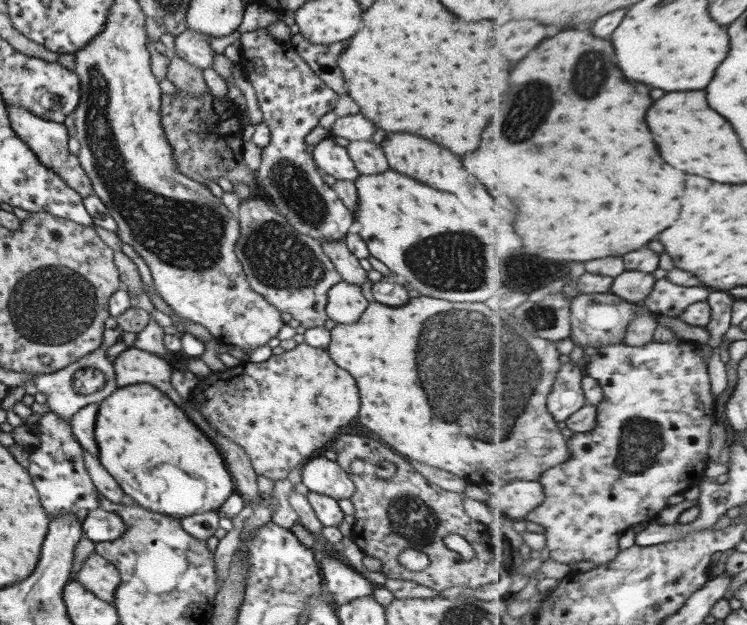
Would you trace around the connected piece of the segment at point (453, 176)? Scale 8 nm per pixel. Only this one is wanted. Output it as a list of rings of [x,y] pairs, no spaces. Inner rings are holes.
[[[389,132],[385,134],[385,140],[381,140],[381,150],[385,152],[385,158],[391,170],[401,172],[413,180],[421,180],[423,184],[429,184],[431,188],[437,188],[441,192],[455,192],[467,180],[467,172],[463,170],[459,158],[425,138],[419,138],[413,134]]]

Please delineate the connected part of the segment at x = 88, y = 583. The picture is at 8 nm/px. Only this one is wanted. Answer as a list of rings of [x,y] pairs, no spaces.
[[[95,551],[82,562],[75,578],[101,602],[113,604],[114,591],[120,583],[118,570]]]

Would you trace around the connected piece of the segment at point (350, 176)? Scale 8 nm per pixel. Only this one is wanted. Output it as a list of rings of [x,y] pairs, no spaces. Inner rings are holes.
[[[333,137],[320,140],[313,145],[312,159],[320,172],[333,176],[336,180],[354,181],[358,172],[346,153],[346,148],[339,146]]]

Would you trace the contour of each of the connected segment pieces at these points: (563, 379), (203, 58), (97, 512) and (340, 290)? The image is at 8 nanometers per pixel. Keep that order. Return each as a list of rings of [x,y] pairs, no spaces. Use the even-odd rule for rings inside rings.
[[[572,361],[562,364],[553,390],[549,393],[548,411],[552,412],[558,421],[567,420],[587,404],[582,387],[584,376],[578,366]]]
[[[186,28],[173,40],[174,50],[172,54],[201,70],[211,67],[215,53],[209,46],[209,37],[206,34]]]
[[[91,509],[82,520],[82,532],[93,543],[115,540],[128,528],[116,513],[105,509]]]
[[[345,281],[334,284],[326,295],[325,314],[339,324],[353,324],[368,305],[361,287]]]

